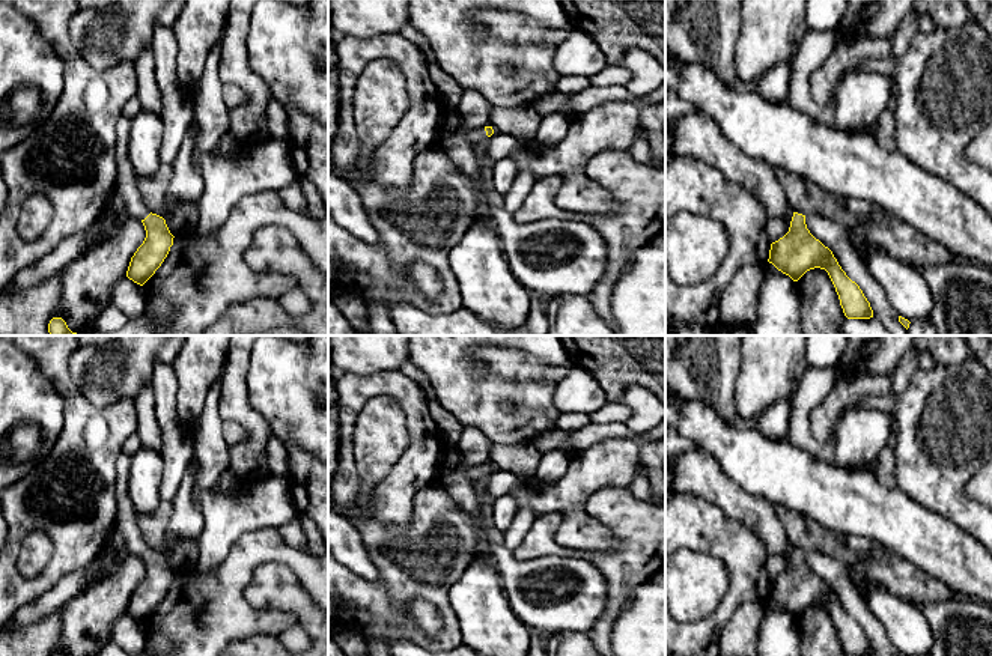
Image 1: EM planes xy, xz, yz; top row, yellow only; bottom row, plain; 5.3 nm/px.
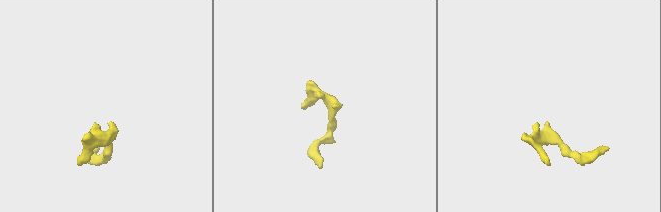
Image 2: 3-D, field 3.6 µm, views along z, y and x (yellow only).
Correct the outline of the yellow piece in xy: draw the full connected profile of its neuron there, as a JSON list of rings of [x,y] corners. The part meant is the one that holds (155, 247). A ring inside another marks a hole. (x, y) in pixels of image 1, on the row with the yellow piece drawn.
[[[122,116],[116,125],[117,141],[114,158],[117,179],[113,194],[117,194],[123,200],[125,214],[140,220],[146,230],[146,238],[131,257],[126,271],[129,280],[143,286],[167,257],[175,236],[170,233],[166,220],[146,208],[140,194],[138,175],[131,164],[128,150],[131,122],[131,119]]]

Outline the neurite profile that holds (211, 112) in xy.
[[[221,39],[209,51],[203,77],[193,98],[193,116],[200,128],[197,144],[191,153],[191,161],[197,173],[200,173],[199,156],[214,152],[215,144],[229,129],[230,107],[223,99],[224,84],[218,74],[220,44]]]

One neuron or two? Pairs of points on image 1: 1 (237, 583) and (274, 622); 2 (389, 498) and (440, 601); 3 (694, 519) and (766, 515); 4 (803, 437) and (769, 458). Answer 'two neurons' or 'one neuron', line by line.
1: one neuron
2: two neurons
3: two neurons
4: two neurons

